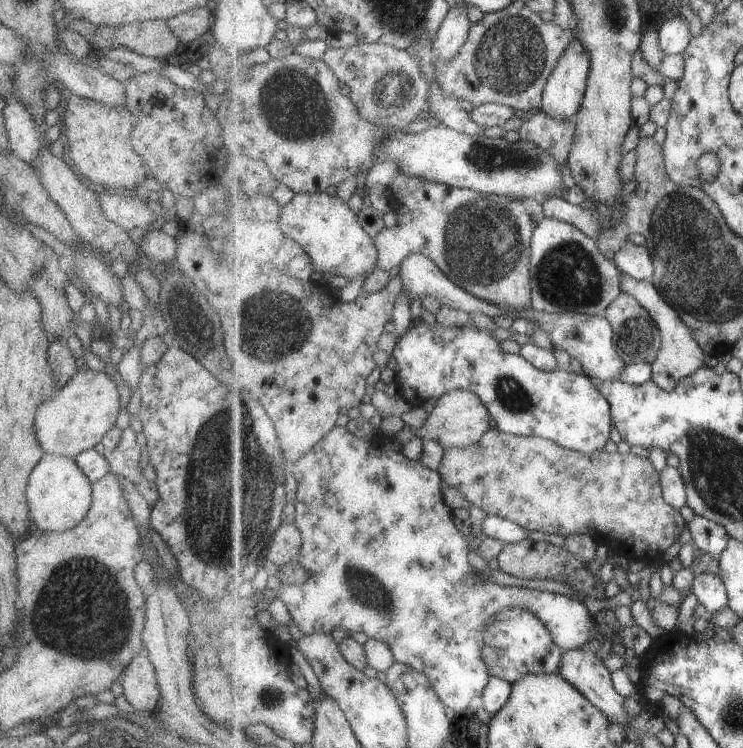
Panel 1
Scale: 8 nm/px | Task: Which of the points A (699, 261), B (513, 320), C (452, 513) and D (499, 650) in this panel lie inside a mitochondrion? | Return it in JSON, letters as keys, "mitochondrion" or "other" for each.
{"A":"mitochondrion","B":"other","C":"other","D":"mitochondrion"}

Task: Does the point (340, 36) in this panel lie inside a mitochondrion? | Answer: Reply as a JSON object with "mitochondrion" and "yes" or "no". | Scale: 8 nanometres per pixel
{"mitochondrion":"no"}

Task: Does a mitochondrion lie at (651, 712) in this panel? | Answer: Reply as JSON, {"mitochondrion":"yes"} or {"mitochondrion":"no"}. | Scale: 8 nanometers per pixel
{"mitochondrion":"no"}

